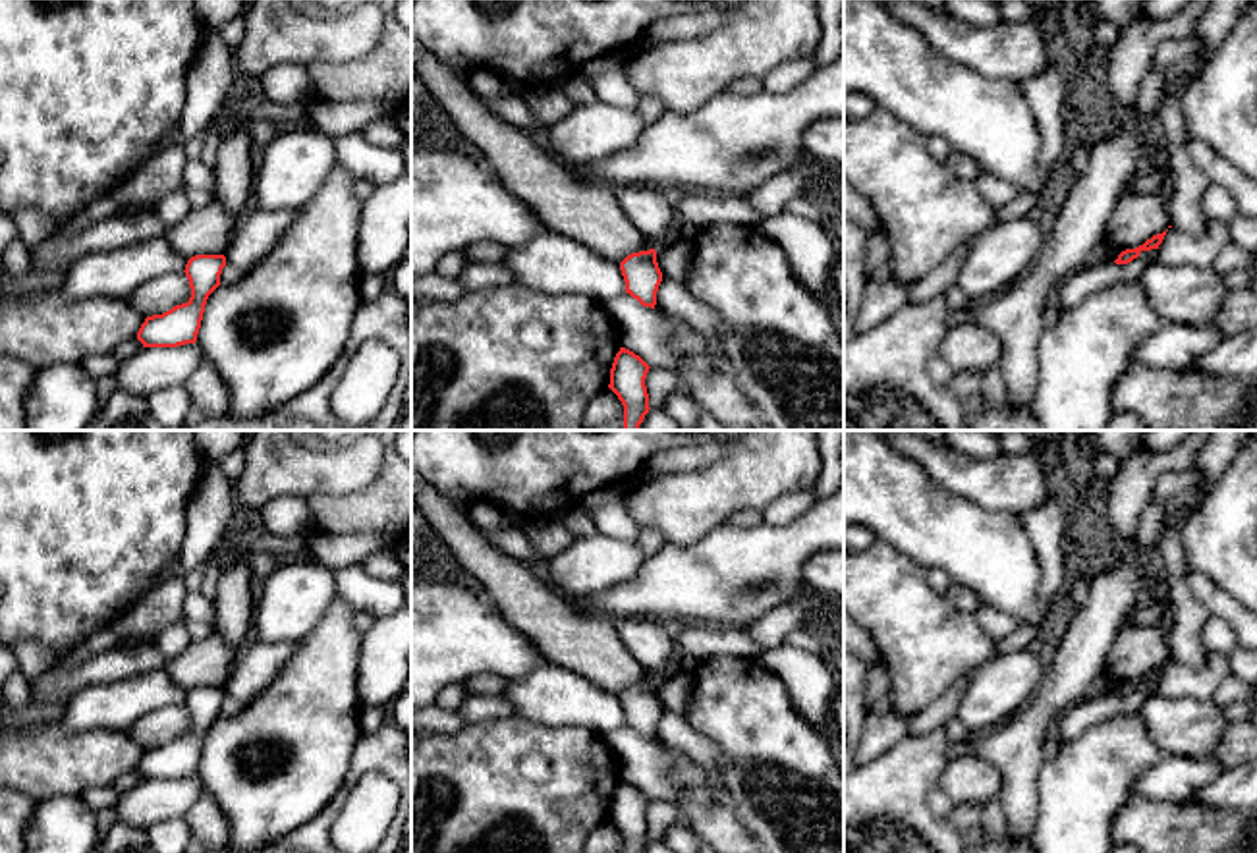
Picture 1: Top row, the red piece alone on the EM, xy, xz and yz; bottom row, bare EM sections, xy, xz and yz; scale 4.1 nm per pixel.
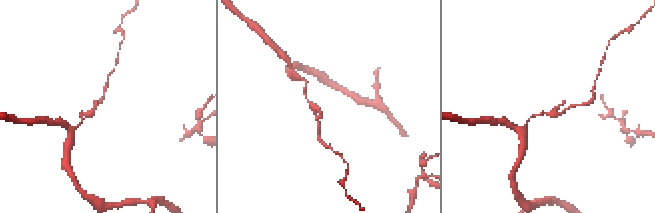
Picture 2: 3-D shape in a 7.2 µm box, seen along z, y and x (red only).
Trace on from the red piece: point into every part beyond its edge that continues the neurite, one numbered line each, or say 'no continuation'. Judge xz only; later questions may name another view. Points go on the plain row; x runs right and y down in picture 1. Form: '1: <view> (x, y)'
no continuation

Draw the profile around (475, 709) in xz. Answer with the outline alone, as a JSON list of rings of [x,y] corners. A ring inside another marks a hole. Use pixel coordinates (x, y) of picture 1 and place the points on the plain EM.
[[[467,695],[456,718],[458,724],[471,726],[514,714],[516,708],[504,695],[498,697]]]

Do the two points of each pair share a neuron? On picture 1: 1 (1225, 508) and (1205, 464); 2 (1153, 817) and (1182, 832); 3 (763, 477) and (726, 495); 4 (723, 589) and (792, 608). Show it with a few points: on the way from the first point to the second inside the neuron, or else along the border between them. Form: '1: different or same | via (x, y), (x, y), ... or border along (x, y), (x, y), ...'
1: different | border along (1236, 456), (1200, 506)
2: same | via (1161, 825), (1174, 832)
3: same | via (754, 477), (744, 477), (736, 485)
4: different | border along (808, 591), (784, 601), (746, 628)

